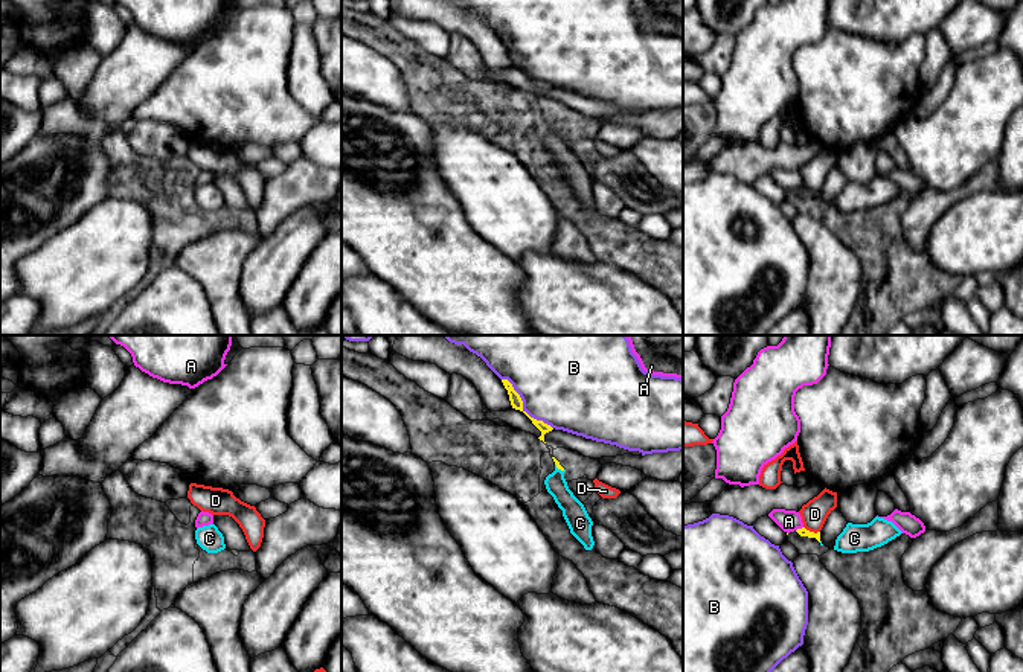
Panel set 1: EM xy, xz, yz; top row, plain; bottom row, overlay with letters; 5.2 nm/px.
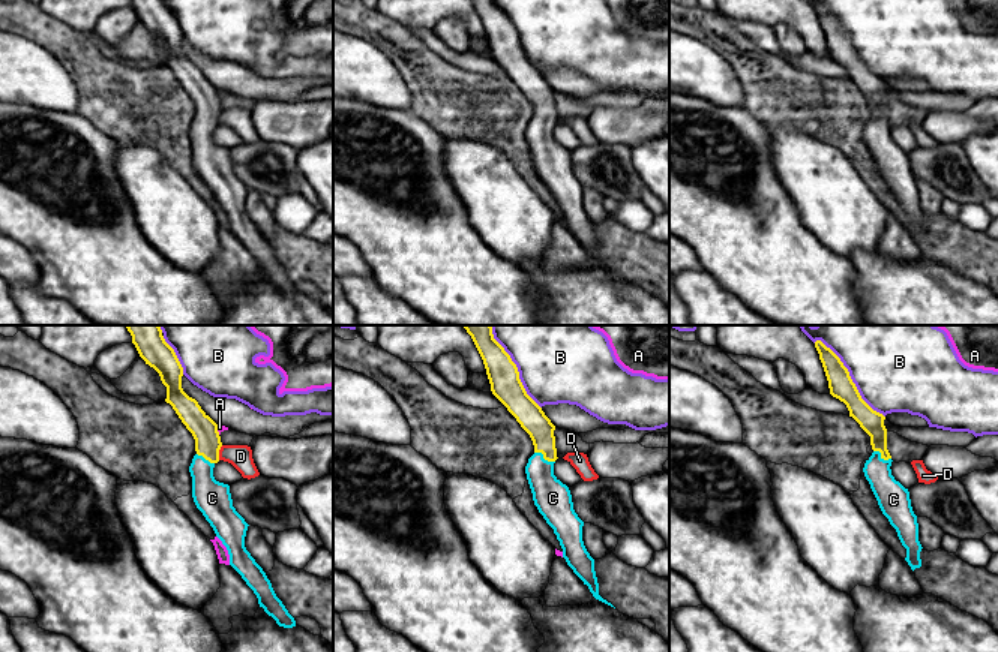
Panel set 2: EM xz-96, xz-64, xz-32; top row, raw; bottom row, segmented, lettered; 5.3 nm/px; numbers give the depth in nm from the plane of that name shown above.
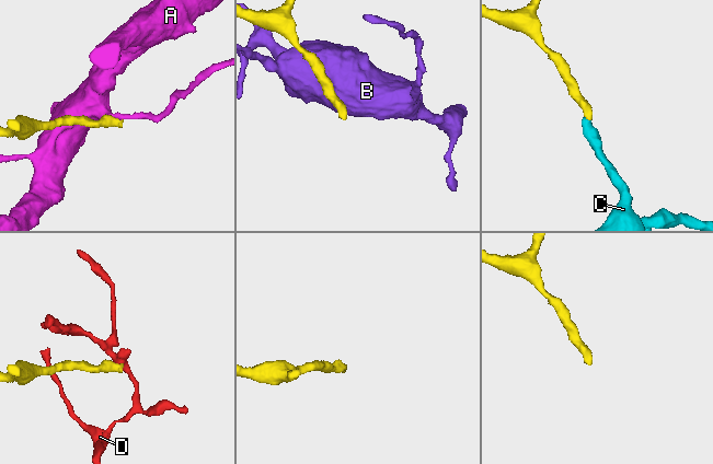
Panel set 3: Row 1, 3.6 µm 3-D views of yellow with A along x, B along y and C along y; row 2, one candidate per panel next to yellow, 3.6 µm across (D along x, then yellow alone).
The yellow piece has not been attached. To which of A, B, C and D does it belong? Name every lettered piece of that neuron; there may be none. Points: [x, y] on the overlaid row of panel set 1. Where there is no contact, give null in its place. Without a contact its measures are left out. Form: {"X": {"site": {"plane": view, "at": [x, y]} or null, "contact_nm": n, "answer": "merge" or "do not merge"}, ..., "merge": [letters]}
{"A": {"site": {"plane": "yz", "at": [799, 529]}, "contact_nm": 50, "answer": "do not merge"}, "B": {"site": {"plane": "xz", "at": [522, 407]}, "contact_nm": 380, "answer": "do not merge"}, "C": {"site": {"plane": "xz", "at": [560, 468]}, "contact_nm": 70, "answer": "merge"}, "D": {"site": {"plane": "yz", "at": [811, 532]}, "contact_nm": 90, "answer": "do not merge"}, "merge": ["C"]}

